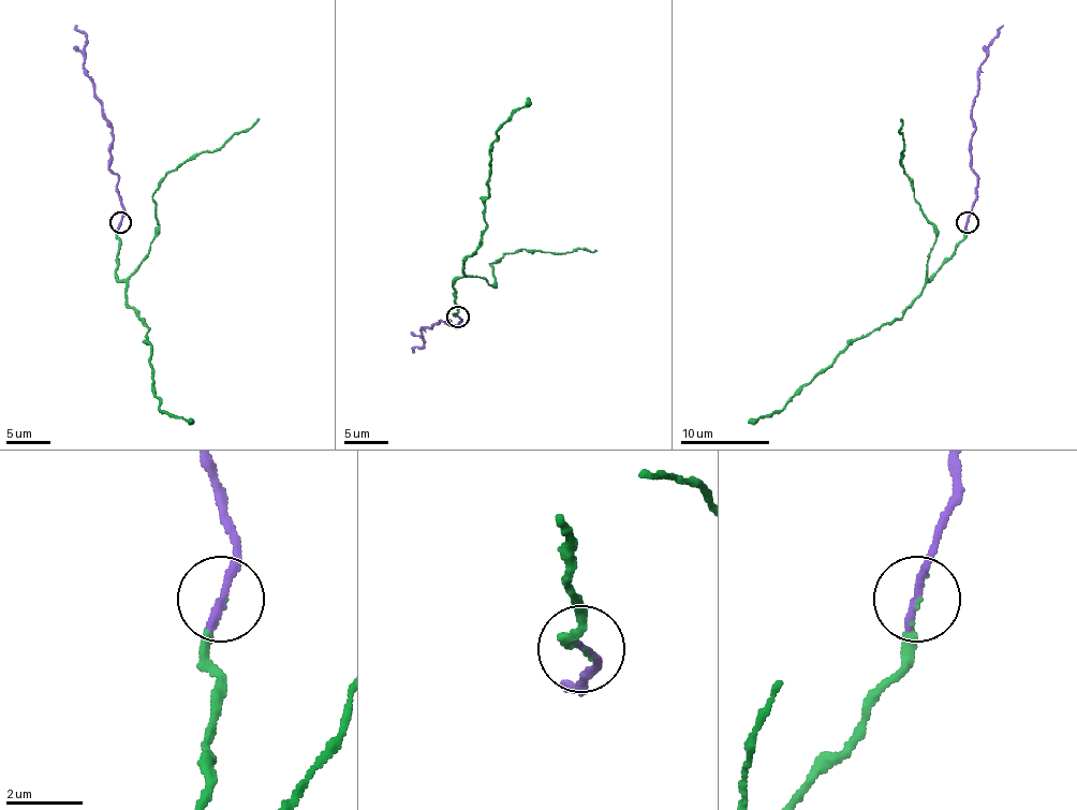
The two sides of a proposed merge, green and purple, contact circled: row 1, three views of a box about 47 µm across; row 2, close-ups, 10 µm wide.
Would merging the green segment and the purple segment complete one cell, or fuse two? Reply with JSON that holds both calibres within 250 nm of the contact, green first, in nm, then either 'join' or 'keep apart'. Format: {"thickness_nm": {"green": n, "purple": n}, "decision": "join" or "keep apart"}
{"thickness_nm": {"green": 40, "purple": 260}, "decision": "join"}

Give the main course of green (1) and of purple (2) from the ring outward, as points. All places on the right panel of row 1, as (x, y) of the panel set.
1: (967, 222), (964, 238), (900, 319), (855, 338), (778, 410), (749, 423)
2: (967, 222), (977, 191), (977, 176), (971, 167), (971, 109), (977, 93), (979, 62), (1002, 25)

